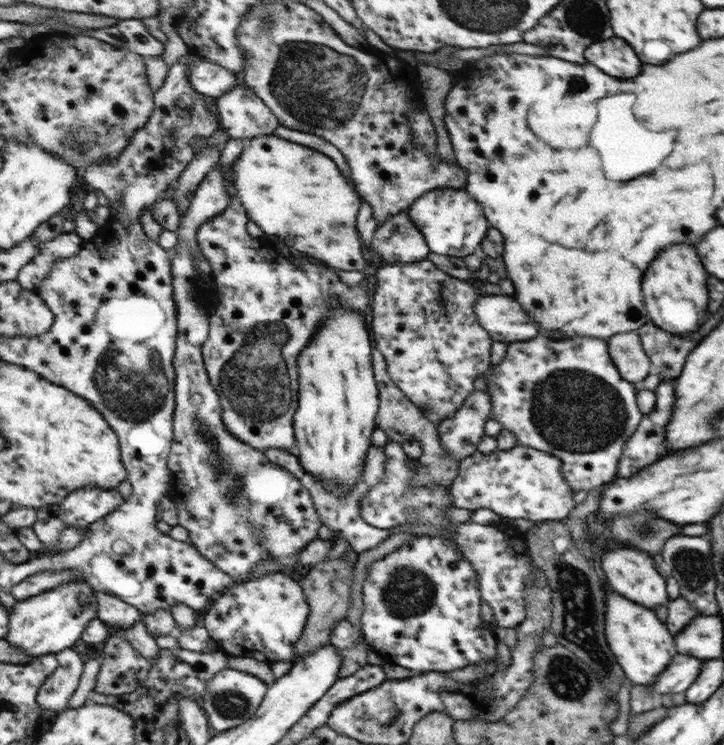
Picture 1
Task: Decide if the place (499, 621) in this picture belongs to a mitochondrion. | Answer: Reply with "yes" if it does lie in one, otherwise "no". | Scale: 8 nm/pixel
no

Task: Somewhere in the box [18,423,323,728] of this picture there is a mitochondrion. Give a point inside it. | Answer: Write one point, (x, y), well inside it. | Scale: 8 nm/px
(232, 705)

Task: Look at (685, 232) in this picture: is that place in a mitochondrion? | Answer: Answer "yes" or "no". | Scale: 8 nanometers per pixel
no

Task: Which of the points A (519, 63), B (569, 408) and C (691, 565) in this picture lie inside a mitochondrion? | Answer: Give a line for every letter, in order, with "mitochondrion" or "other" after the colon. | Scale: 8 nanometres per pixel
A: other
B: mitochondrion
C: mitochondrion

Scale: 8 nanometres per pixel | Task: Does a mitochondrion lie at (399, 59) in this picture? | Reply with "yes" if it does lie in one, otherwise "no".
no

